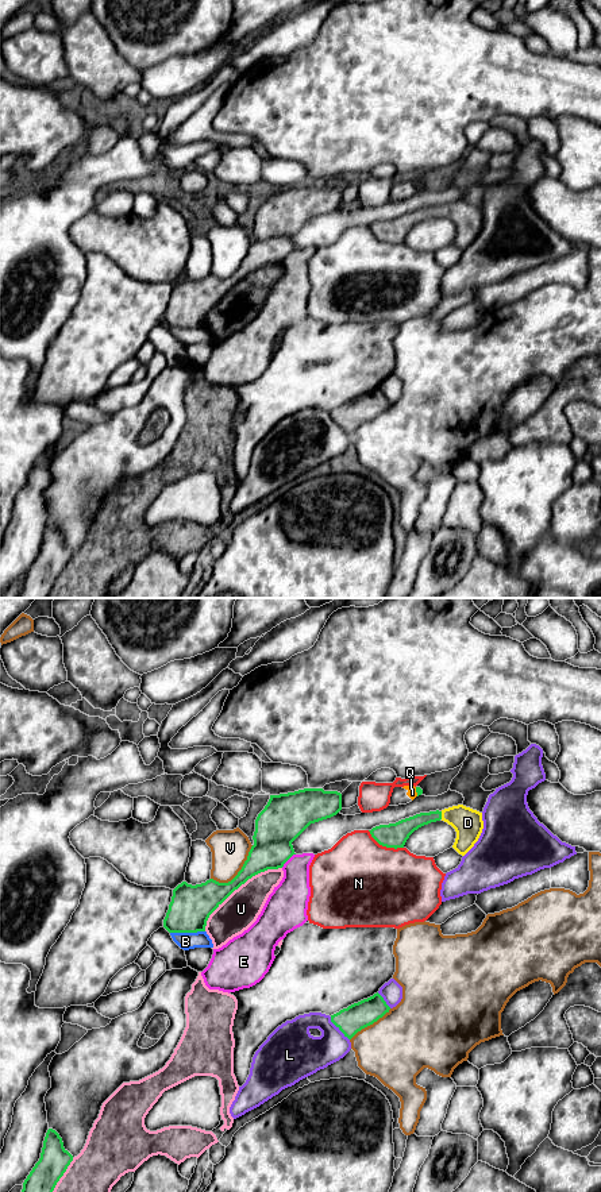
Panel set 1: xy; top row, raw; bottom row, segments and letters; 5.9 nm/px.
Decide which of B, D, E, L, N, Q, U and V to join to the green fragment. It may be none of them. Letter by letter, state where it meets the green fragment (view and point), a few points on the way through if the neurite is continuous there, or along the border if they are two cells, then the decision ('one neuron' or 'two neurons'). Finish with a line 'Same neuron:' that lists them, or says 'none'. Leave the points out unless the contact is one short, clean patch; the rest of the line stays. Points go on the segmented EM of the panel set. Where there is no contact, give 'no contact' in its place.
B: xy (187, 932) | along xy (204, 930), (170, 933) | two neurons
D: xy (440, 816) | across xy (401, 830), (419, 820), (440, 816), (457, 816), (467, 822) | one neuron
E: xy (288, 859) | one neuron
L: xy (339, 1029) | two neurons
N: xy (385, 845) | two neurons
Q: xy (416, 791) | along xy (415, 787), (417, 795) | two neurons
U: xy (238, 887) | two neurons
V: xy (238, 872) | two neurons
Same neuron: D, E

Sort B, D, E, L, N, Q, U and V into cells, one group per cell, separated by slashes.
B / D E / L / N / Q / U / V

